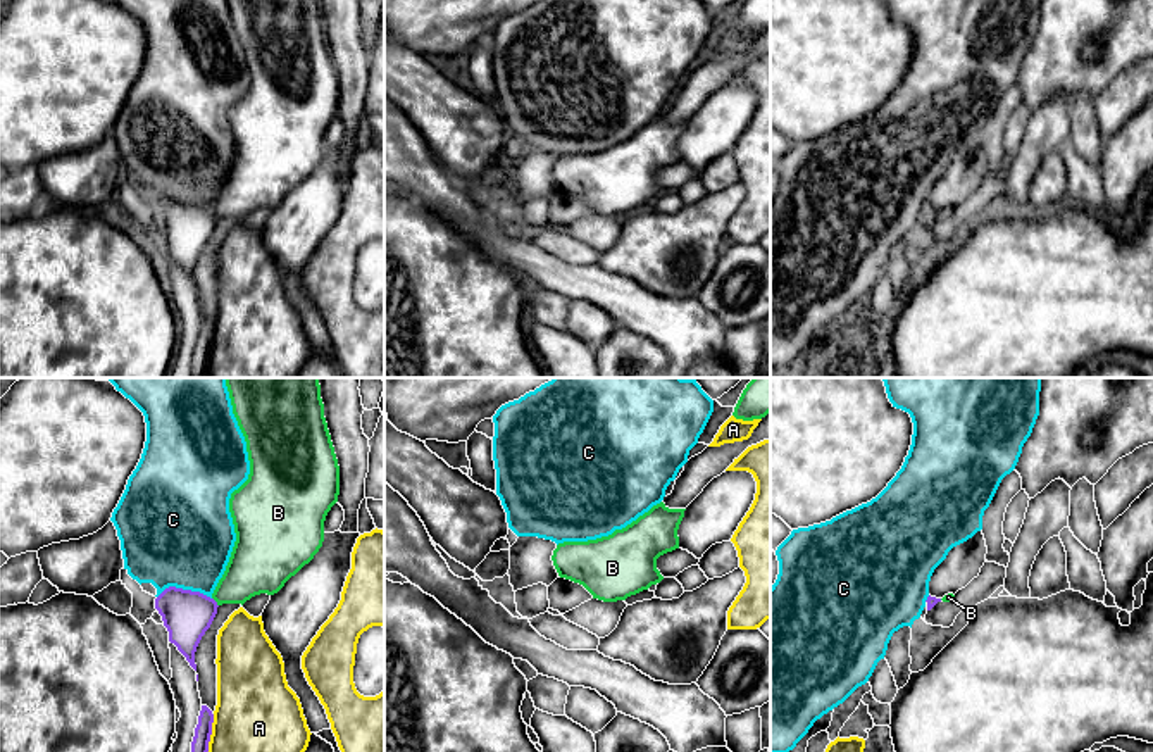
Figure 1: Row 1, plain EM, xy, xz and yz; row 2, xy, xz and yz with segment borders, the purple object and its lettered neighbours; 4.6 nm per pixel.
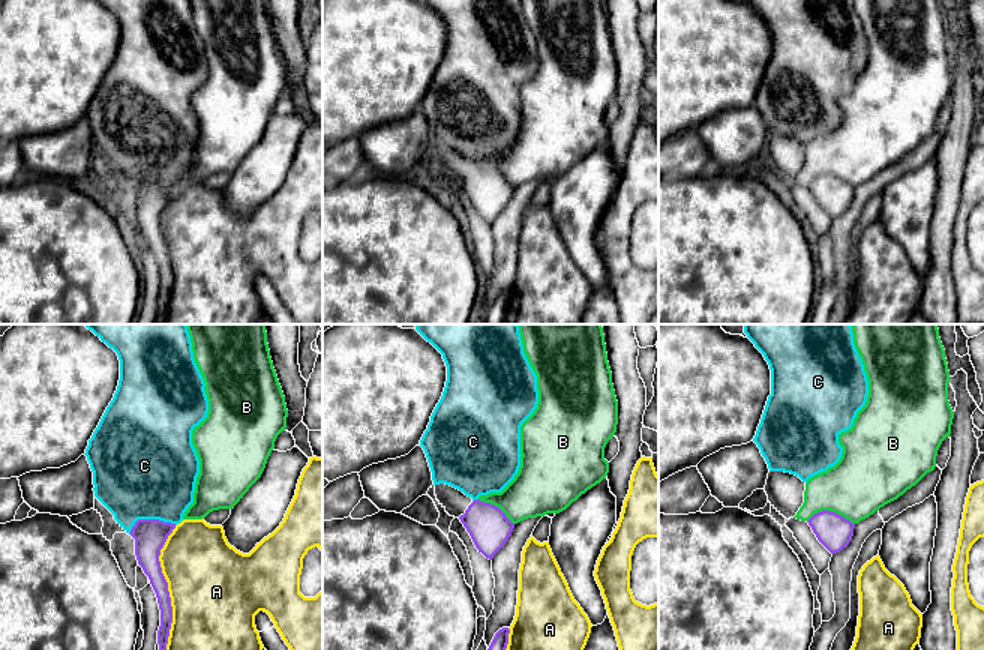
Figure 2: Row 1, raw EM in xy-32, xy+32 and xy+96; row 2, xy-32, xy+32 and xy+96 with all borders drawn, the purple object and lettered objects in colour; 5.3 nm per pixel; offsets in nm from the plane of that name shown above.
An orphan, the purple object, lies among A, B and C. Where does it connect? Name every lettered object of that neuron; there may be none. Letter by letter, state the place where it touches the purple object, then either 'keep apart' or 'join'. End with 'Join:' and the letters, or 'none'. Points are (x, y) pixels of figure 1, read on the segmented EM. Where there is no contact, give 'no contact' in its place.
A: xy (211, 733) | keep apart
B: xy (216, 602) | keep apart
C: xy (185, 590) | keep apart
Join: none

